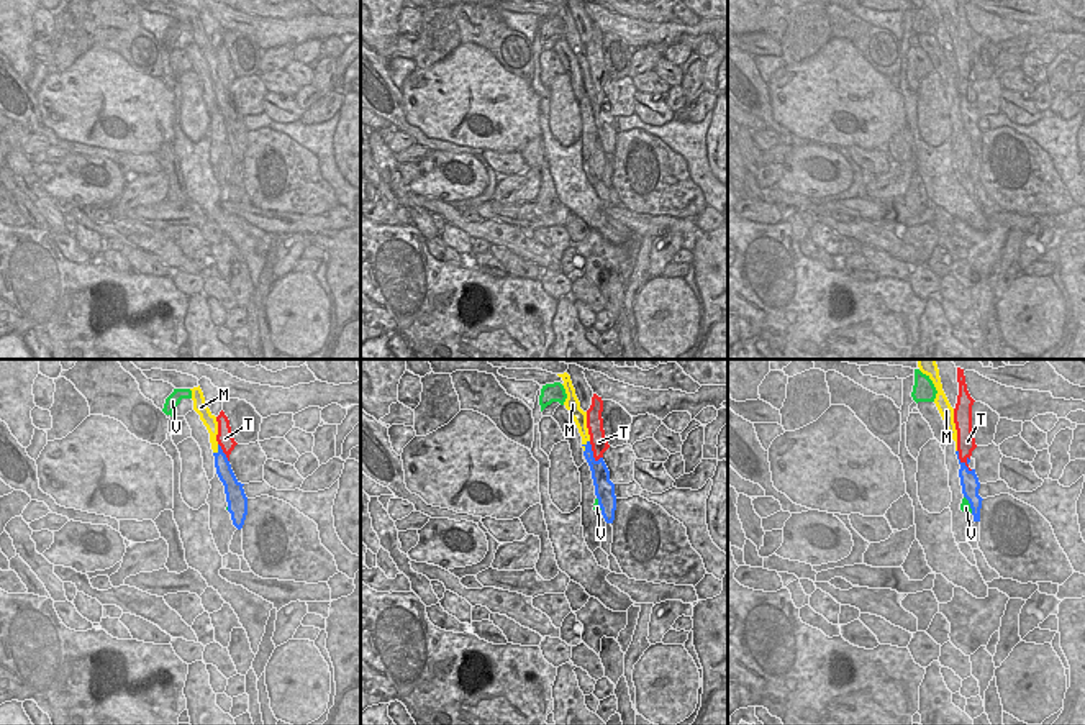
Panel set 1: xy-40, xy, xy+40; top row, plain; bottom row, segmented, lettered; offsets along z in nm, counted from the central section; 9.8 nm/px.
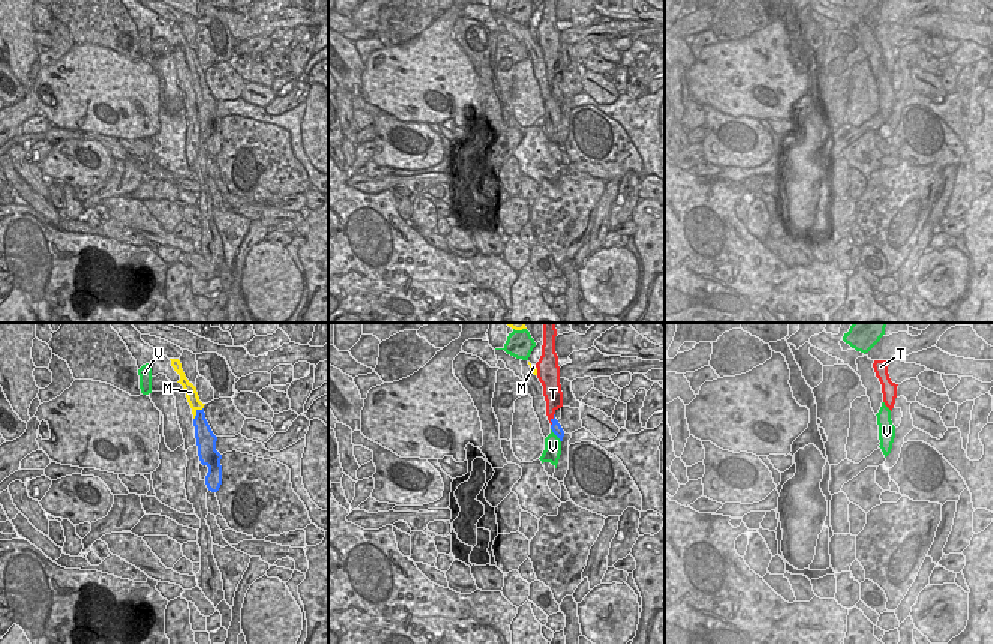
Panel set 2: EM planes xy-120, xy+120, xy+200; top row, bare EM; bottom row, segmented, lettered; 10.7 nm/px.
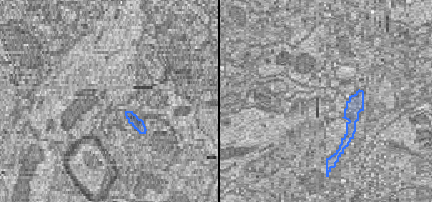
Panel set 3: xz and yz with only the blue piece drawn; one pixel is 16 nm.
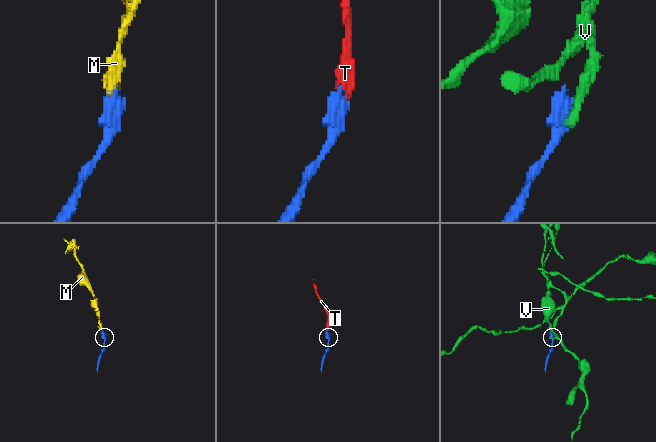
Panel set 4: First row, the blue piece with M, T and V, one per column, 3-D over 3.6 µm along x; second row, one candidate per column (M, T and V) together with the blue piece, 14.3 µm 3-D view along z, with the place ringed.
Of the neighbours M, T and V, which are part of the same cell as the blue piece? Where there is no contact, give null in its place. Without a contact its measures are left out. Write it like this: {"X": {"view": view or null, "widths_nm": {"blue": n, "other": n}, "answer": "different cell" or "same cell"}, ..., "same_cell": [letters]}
{"M": {"view": "xy", "widths_nm": {"blue": 160, "other": 120}, "answer": "different cell"}, "T": {"view": "xy+40", "widths_nm": {"blue": 190, "other": 190}, "answer": "same cell"}, "V": {"view": "xy+40", "widths_nm": {"blue": 190, "other": 100}, "answer": "different cell"}, "same_cell": ["T"]}

